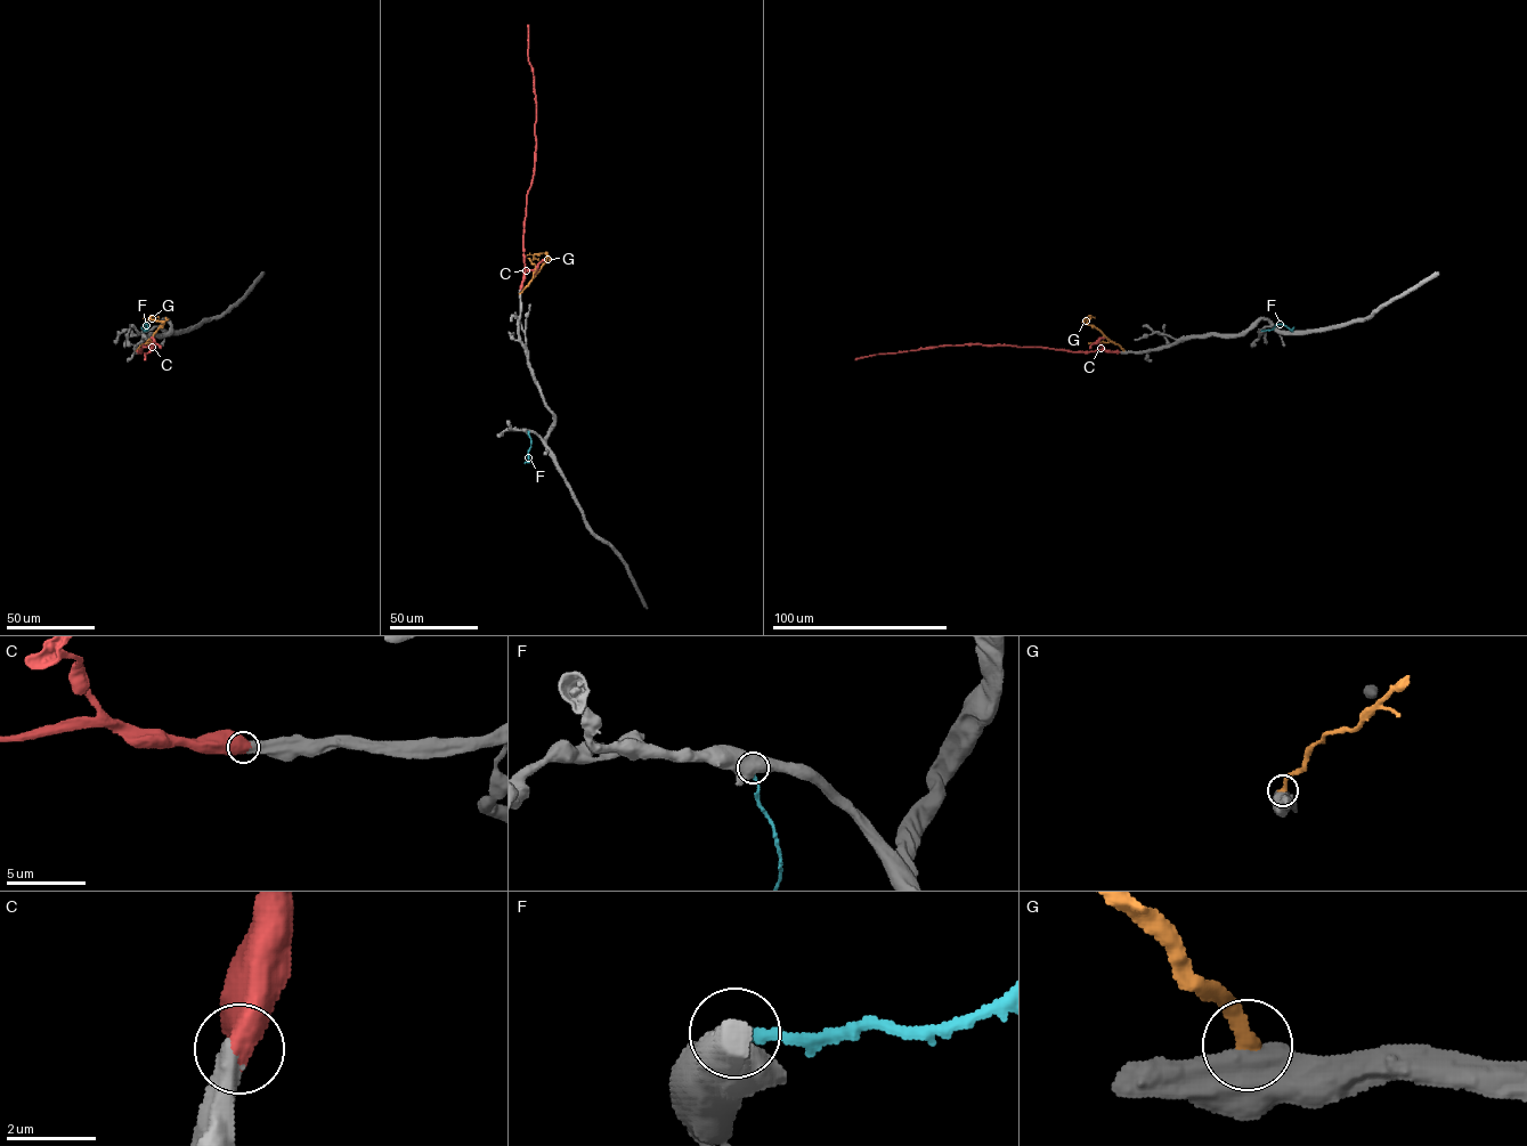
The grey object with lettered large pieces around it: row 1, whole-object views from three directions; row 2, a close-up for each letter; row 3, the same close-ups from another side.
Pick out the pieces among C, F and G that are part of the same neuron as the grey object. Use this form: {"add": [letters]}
{"add": ["C"]}

